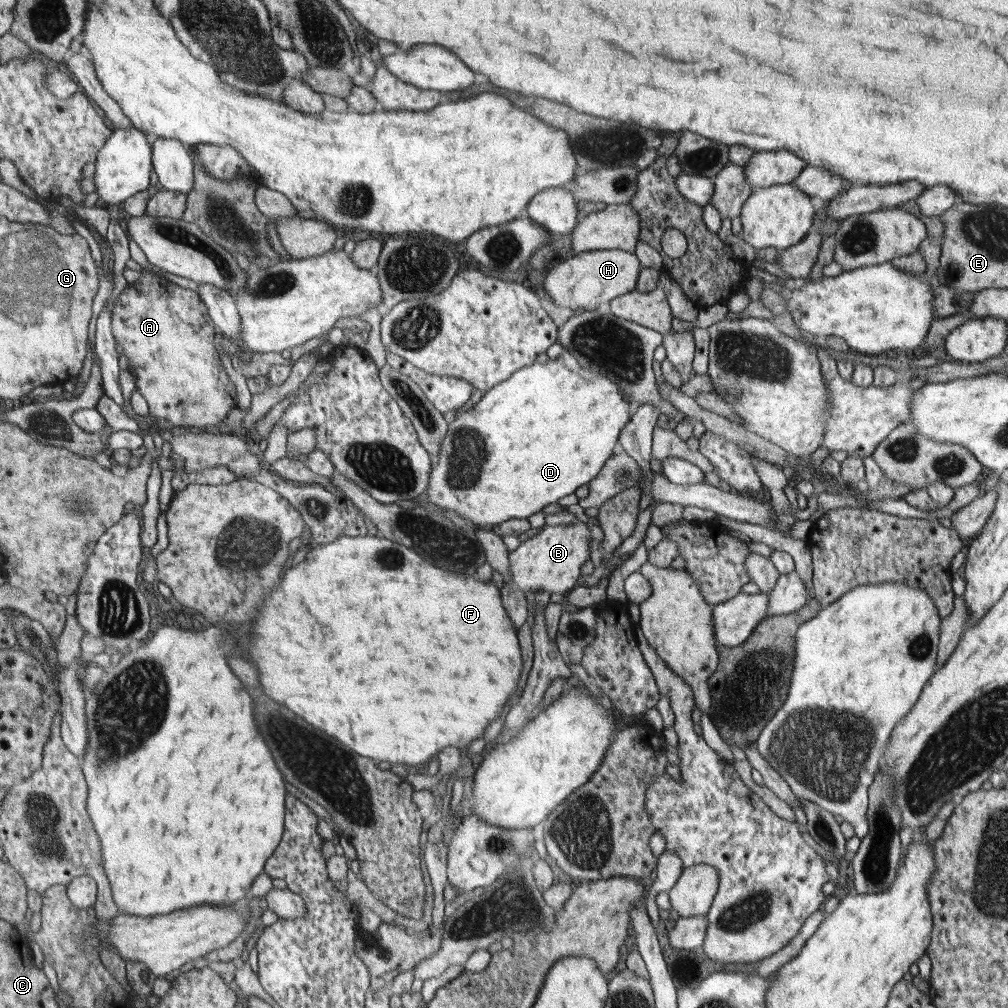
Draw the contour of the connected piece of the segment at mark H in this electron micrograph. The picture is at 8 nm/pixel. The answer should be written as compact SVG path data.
M619 249L575 253L568 259L559 260L544 275L542 288L560 308L568 306L572 310L584 308L586 311L604 309L612 299L635 290L640 266L635 253Z

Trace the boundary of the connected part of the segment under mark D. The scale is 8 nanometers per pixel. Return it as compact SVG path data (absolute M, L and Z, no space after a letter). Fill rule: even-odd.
M564 351L558 358L548 359L545 363L534 362L530 367L521 368L509 379L498 383L496 387L486 391L482 398L469 410L460 412L453 422L448 424L448 433L440 443L437 461L433 461L429 473L429 487L425 491L429 507L436 511L450 511L467 520L468 525L476 528L495 529L510 518L528 518L543 510L548 504L557 503L560 498L574 493L578 486L586 485L602 469L602 466L618 451L618 435L624 425L630 421L630 402L624 400L618 386L610 382L606 376L594 373L585 368L572 354Z

